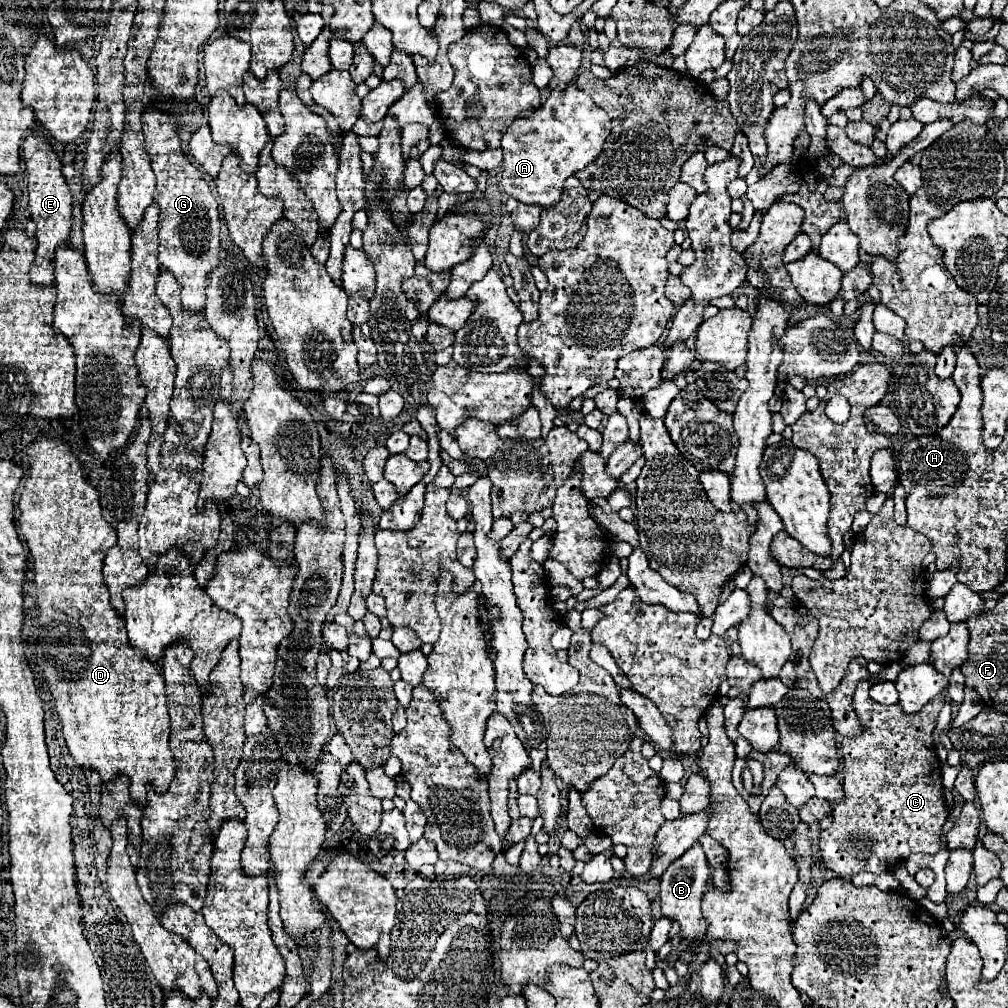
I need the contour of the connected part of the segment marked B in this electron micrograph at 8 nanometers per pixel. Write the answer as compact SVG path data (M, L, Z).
M694 842L690 850L686 850L678 860L674 860L668 870L660 878L660 904L662 904L662 914L670 920L676 920L680 924L680 934L688 940L692 940L690 948L698 950L702 936L706 934L706 920L702 918L700 912L700 902L702 894L706 890L706 882L710 880L712 868L706 860L706 854L702 850L700 842Z

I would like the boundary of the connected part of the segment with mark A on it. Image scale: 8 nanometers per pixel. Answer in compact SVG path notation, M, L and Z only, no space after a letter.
M566 84L560 88L554 88L546 100L544 106L540 106L532 118L516 118L512 126L506 130L502 138L502 150L504 150L504 162L502 162L502 188L508 196L516 198L524 204L538 204L542 208L554 206L562 194L562 184L568 176L572 176L576 170L586 168L590 162L596 160L596 156L602 152L602 146L610 134L610 118L608 114L594 104L594 100L578 90L574 84Z

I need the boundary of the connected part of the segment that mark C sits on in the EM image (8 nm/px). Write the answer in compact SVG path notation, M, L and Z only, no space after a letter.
M892 662L884 668L884 676L872 674L866 680L860 680L858 686L856 686L856 692L854 692L854 712L858 716L858 722L862 724L862 734L860 736L852 736L852 738L844 738L842 740L842 786L844 786L844 798L842 802L838 802L834 806L834 824L826 830L820 832L820 856L824 860L824 864L836 872L840 878L848 880L850 876L858 874L858 872L872 872L872 874L880 874L880 872L888 872L892 870L896 864L904 864L906 858L914 852L922 852L922 854L936 854L940 850L940 832L942 832L942 826L948 818L948 808L946 808L946 802L944 802L944 786L942 786L942 770L940 770L940 762L938 762L938 756L936 756L936 748L934 748L934 738L932 738L932 732L936 728L936 718L938 718L938 712L942 710L944 706L944 694L938 694L936 698L932 698L918 714L906 714L902 710L902 706L894 704L894 706L882 706L874 700L870 700L869 689L876 683L890 681L895 682L899 673L905 668L904 662Z

